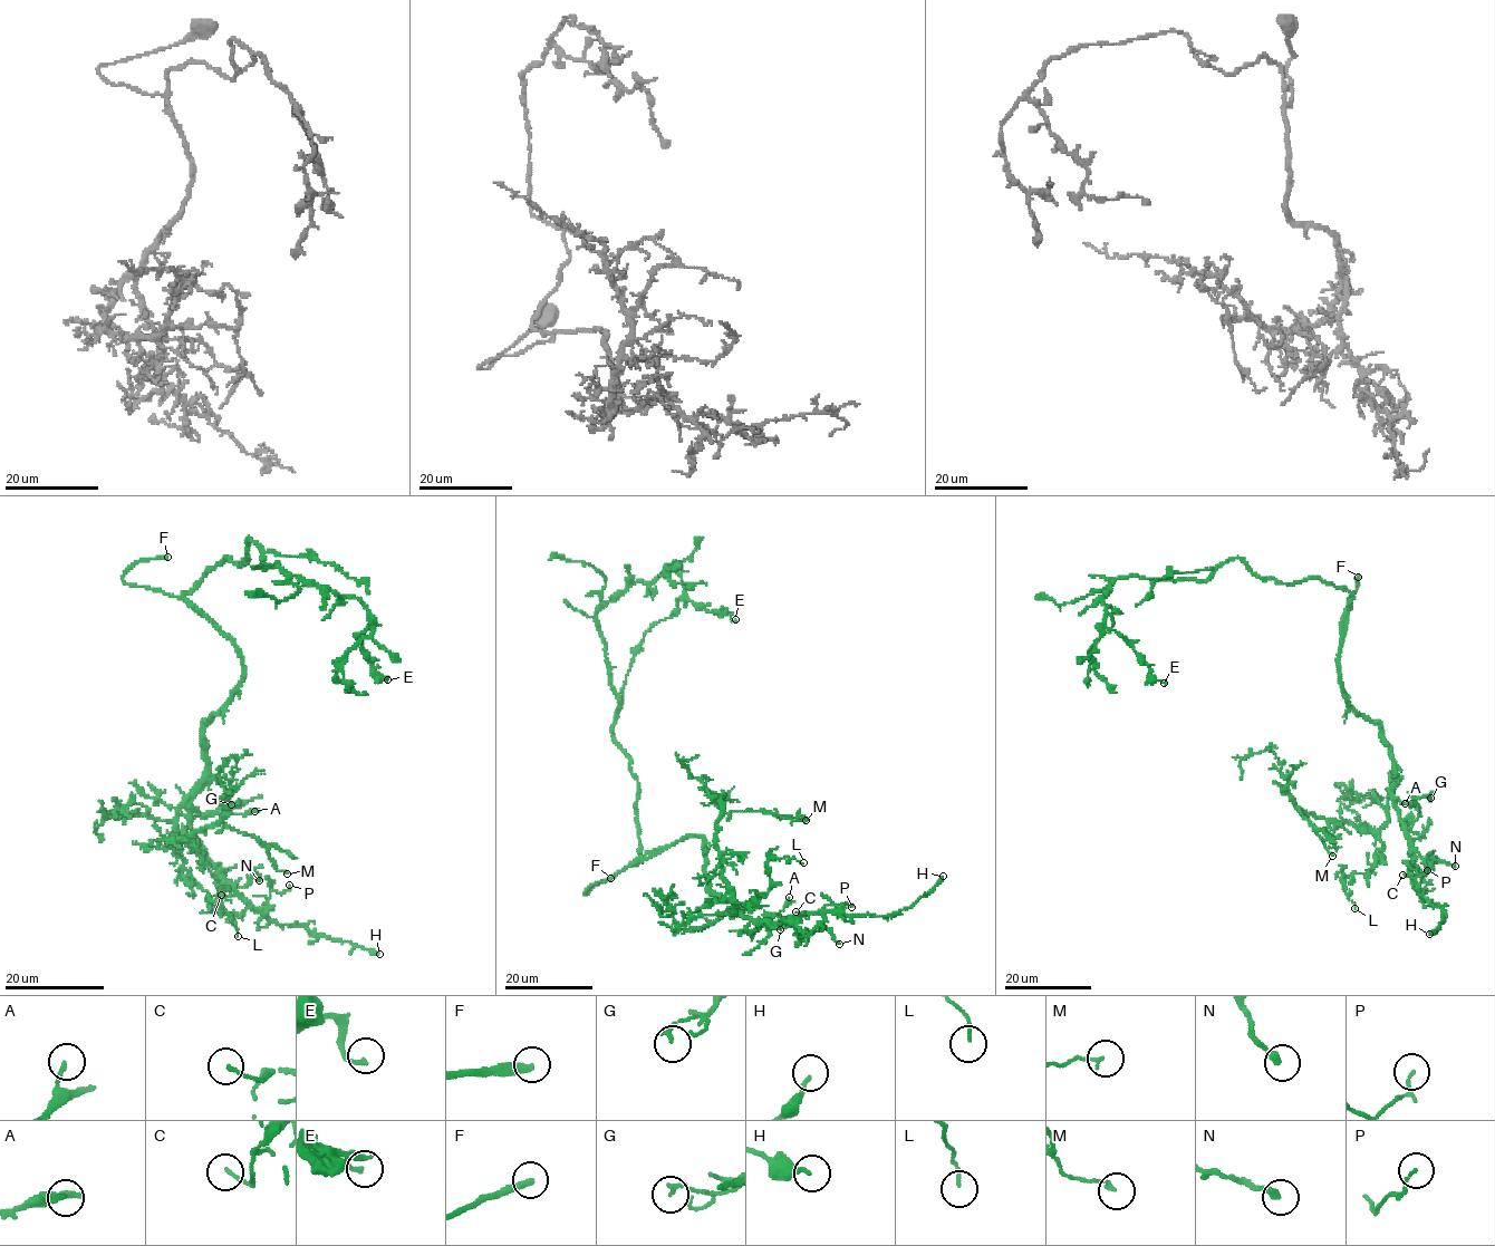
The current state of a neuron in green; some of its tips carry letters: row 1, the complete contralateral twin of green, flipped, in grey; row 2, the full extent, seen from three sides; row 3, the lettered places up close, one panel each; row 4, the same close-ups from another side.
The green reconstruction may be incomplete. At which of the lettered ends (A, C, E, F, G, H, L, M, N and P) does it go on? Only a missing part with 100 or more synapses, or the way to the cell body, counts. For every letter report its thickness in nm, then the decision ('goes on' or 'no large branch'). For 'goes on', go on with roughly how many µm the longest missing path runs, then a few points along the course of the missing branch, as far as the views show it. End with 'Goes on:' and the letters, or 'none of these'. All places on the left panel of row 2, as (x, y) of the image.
A: calibre 140 nm; no large branch
C: calibre 130 nm; no large branch
E: calibre 170 nm; no large branch
F: calibre 320 nm; goes on; missing 50 µm; course (167, 557), (203, 554), (291, 559), (345, 541), (391, 542)
G: calibre 160 nm; no large branch
H: calibre 160 nm; no large branch
L: calibre 100 nm; no large branch
M: calibre 140 nm; no large branch
N: calibre 280 nm; no large branch
P: calibre 80 nm; no large branch
Goes on: F

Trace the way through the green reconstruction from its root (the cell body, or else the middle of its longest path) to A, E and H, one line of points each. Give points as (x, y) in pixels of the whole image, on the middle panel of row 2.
A: (635, 861), (686, 836), (703, 836), (709, 891), (736, 904), (733, 911), (749, 919), (751, 937), (789, 897)
E: (635, 861), (638, 778), (613, 737), (620, 705), (596, 611), (633, 585), (676, 571), (687, 598), (735, 619)
H: (635, 861), (703, 836), (709, 891), (736, 904), (733, 911), (774, 924), (806, 914), (889, 916), (943, 876)

